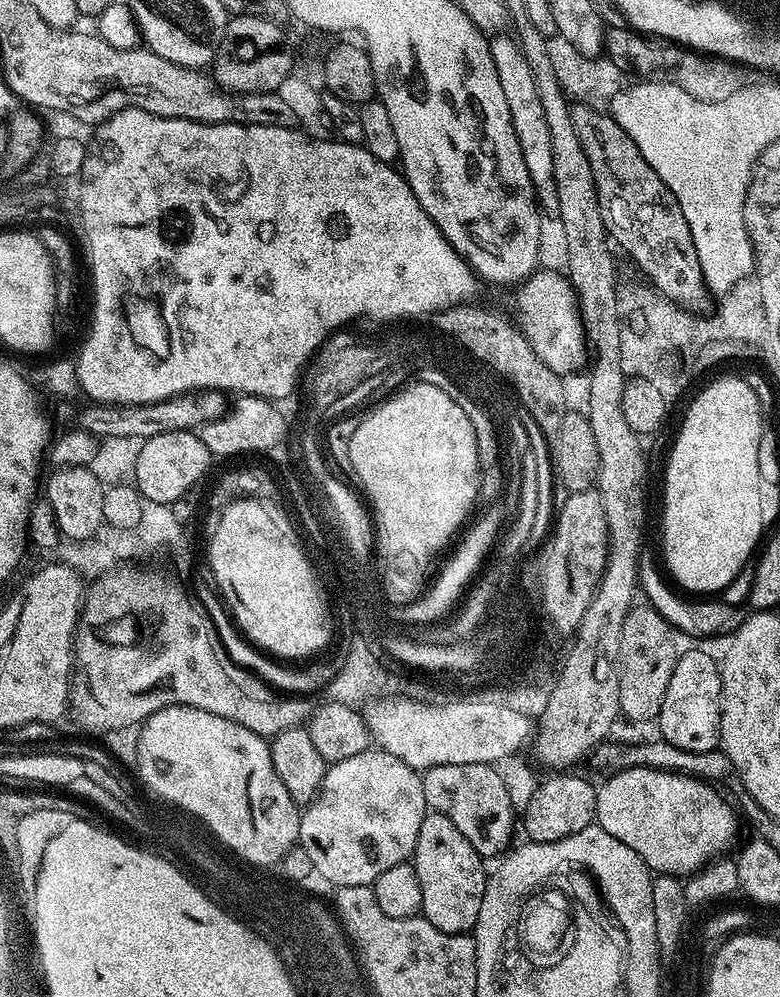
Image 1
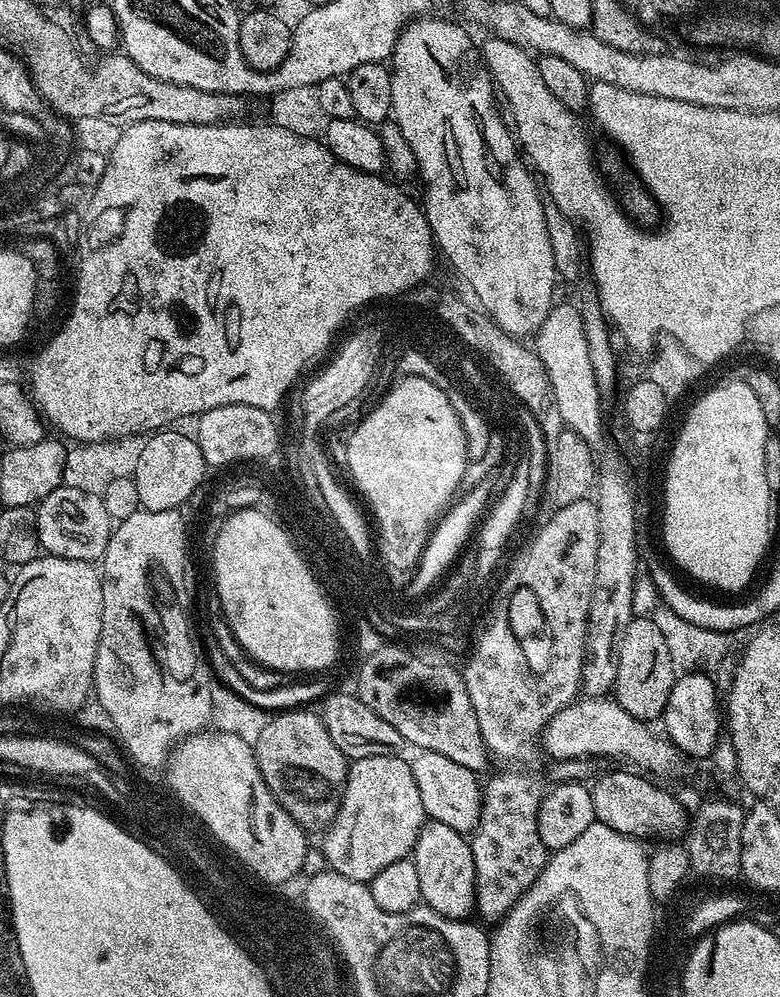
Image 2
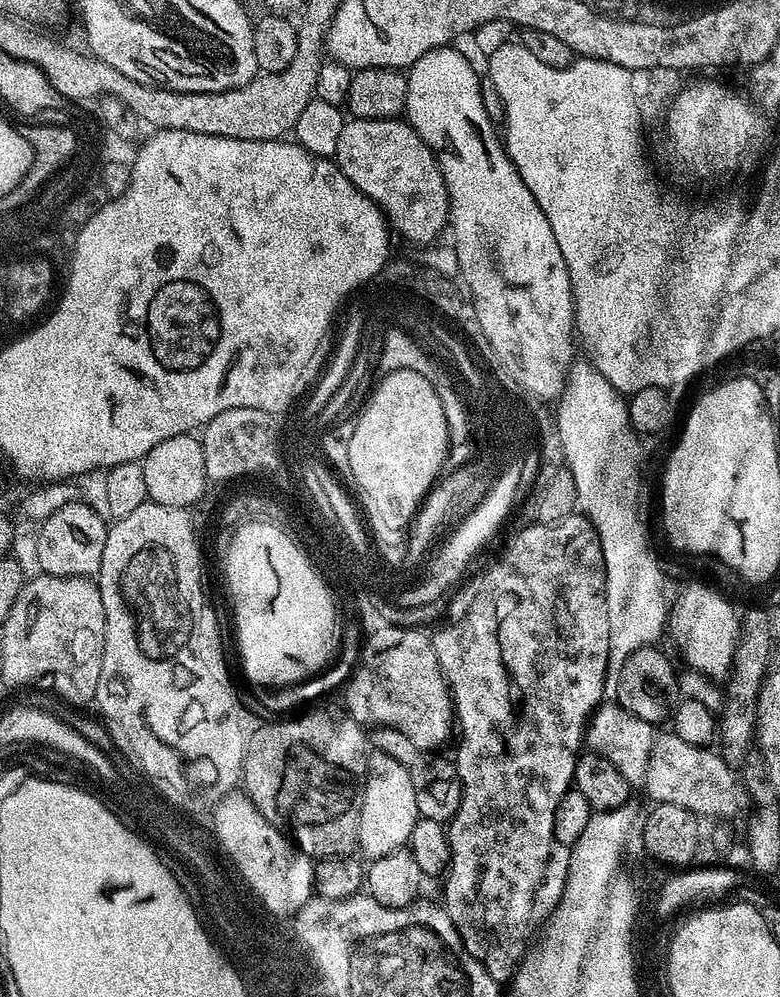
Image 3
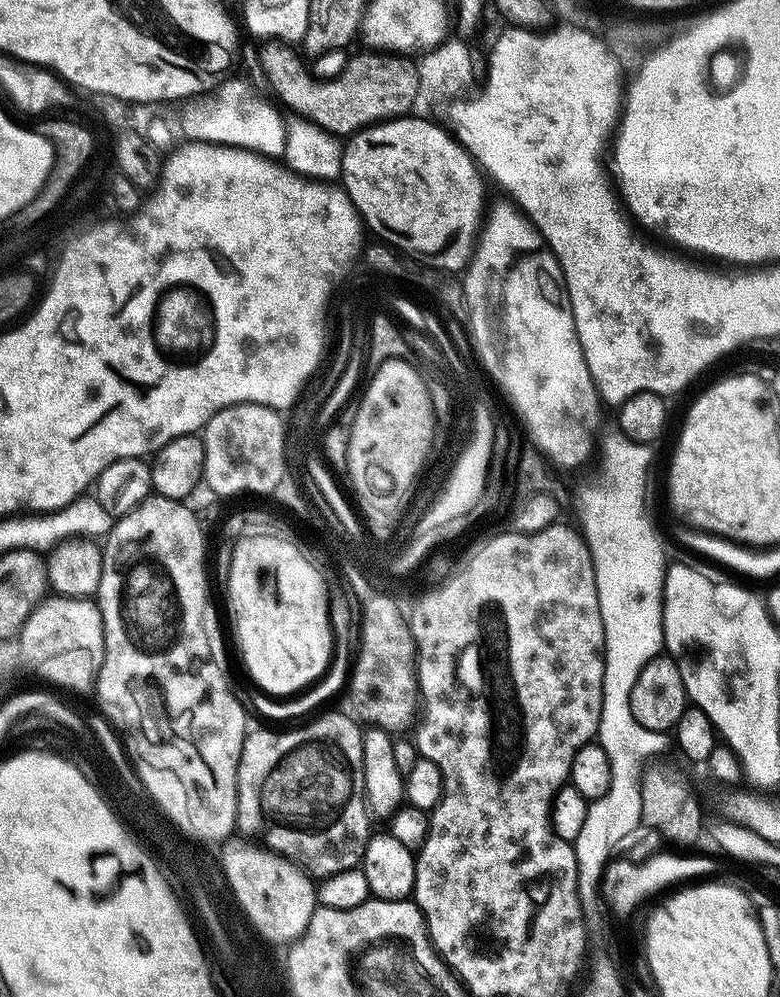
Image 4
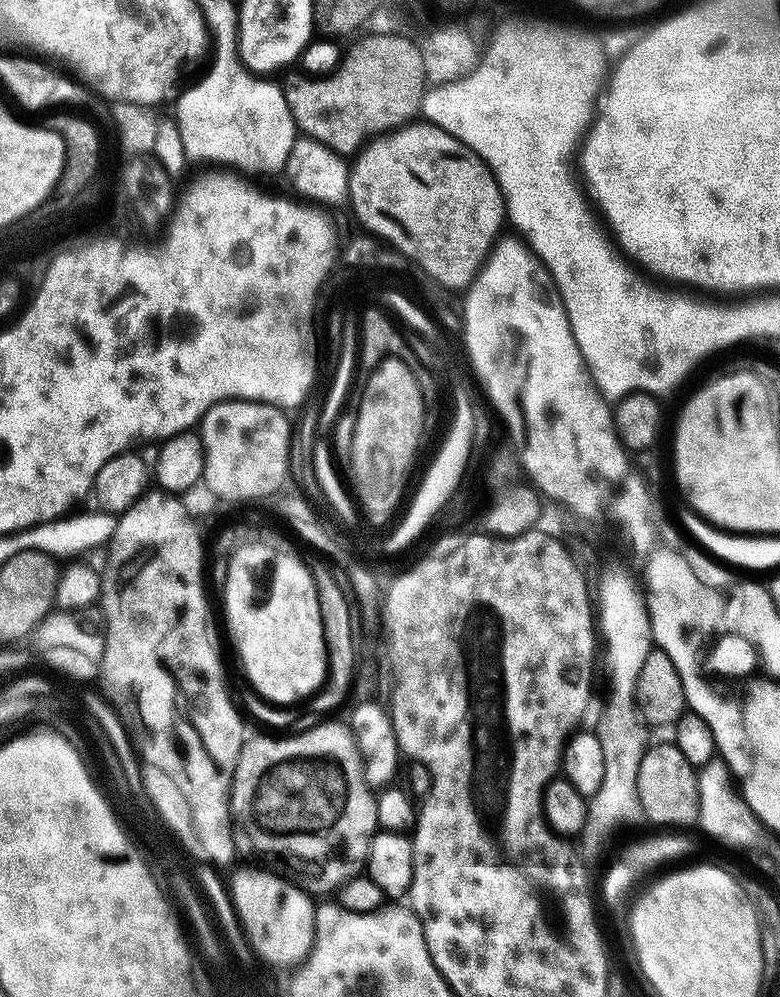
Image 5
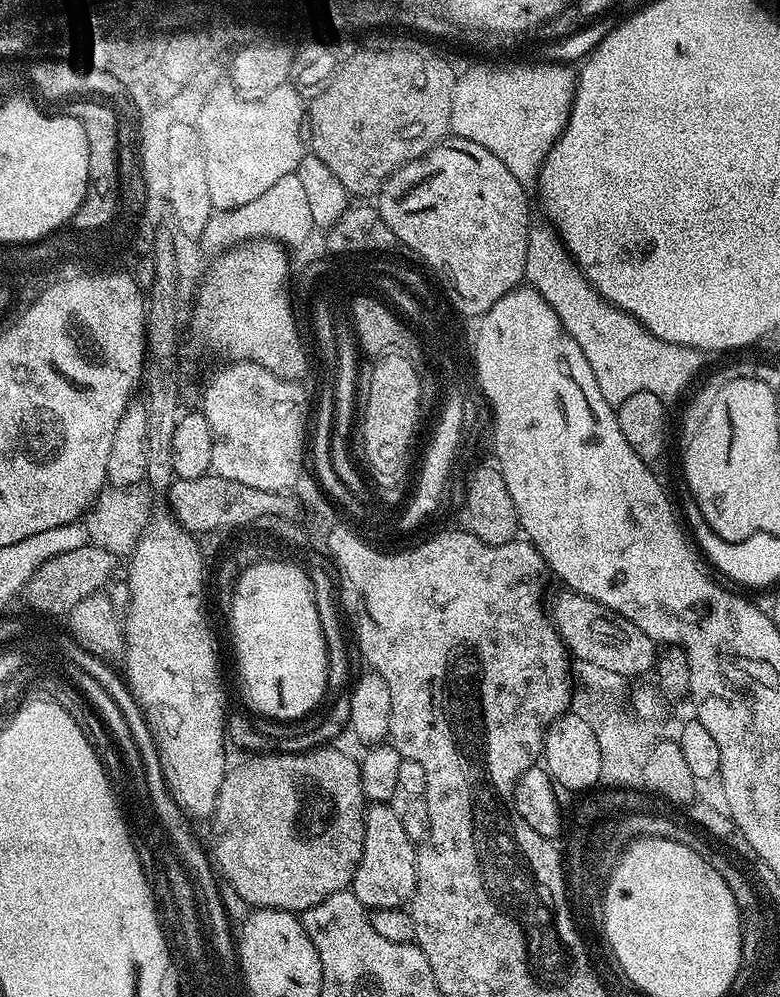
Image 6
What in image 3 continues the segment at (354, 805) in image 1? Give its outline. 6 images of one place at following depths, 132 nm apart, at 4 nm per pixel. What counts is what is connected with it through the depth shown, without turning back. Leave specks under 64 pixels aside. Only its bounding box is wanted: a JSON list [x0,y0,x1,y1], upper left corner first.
[359,751,421,858]

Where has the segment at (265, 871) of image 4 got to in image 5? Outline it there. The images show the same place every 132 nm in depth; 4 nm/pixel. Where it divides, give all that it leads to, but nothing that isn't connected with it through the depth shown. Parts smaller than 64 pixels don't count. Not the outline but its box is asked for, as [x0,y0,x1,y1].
[230,868,316,970]

